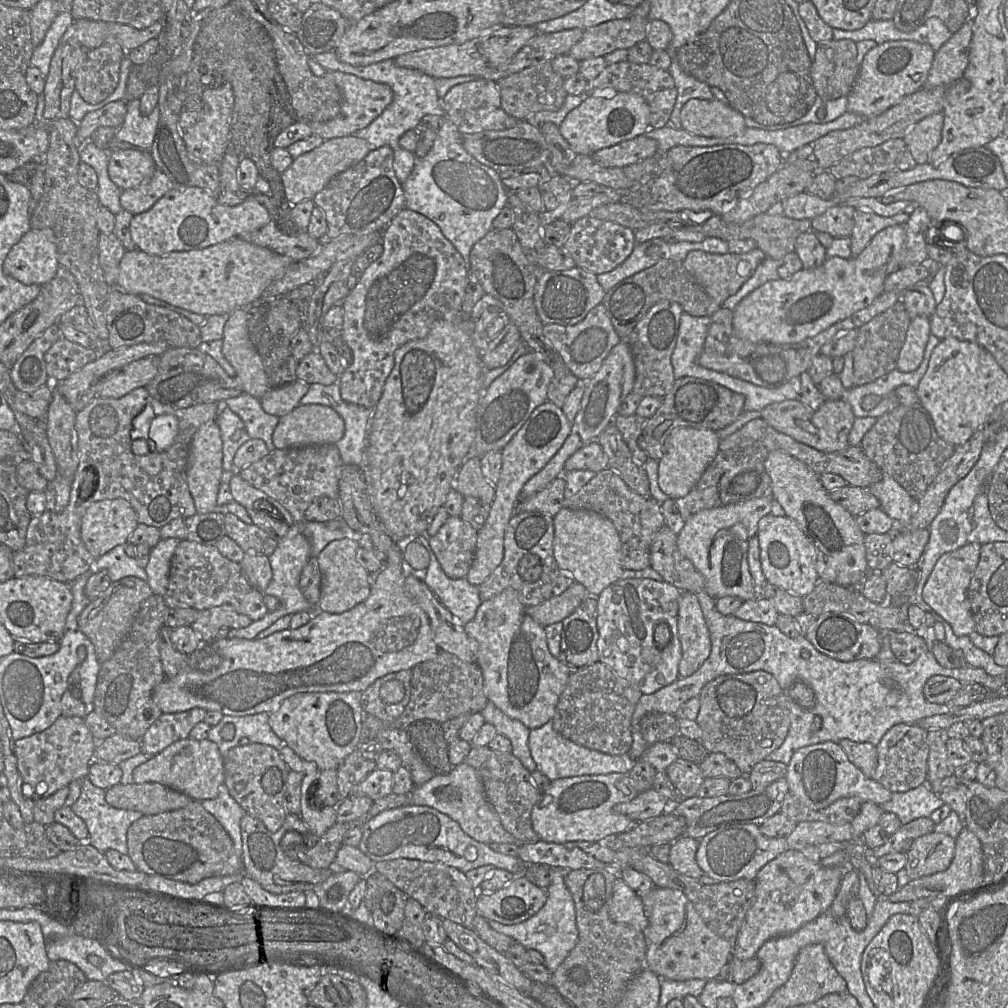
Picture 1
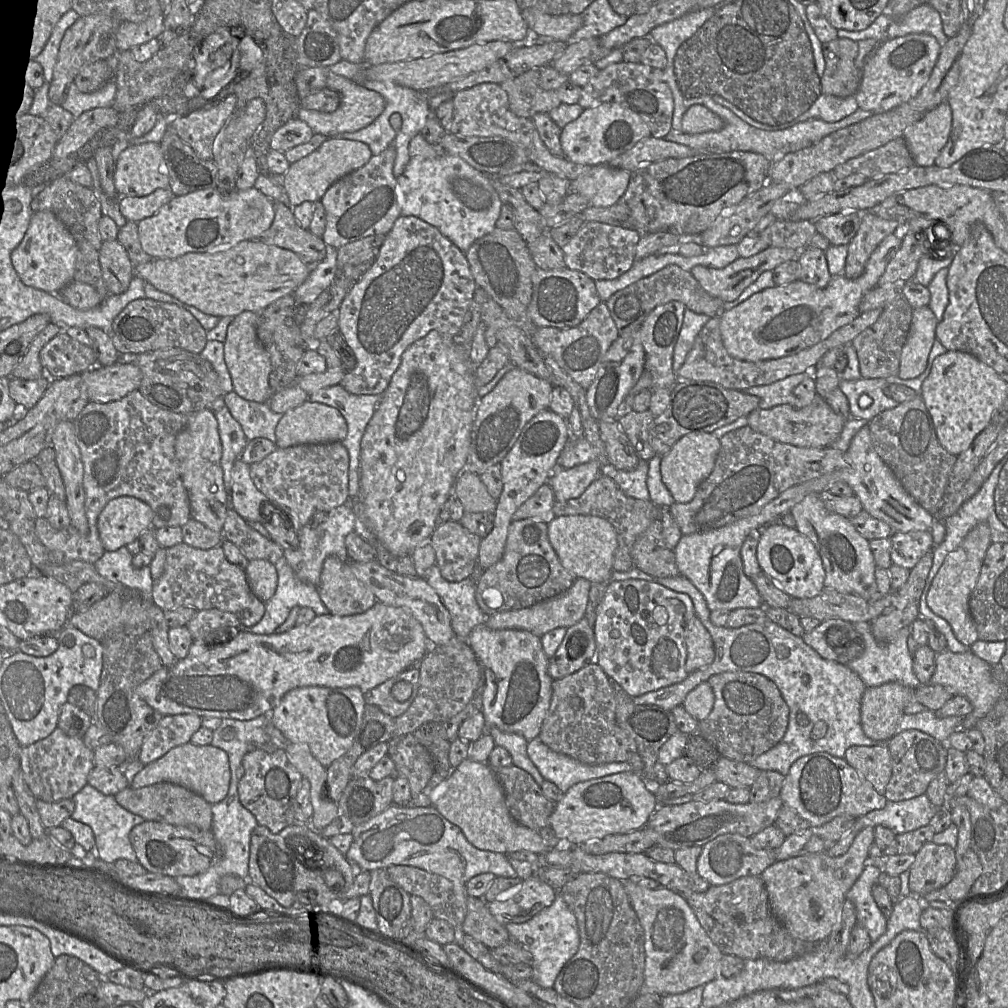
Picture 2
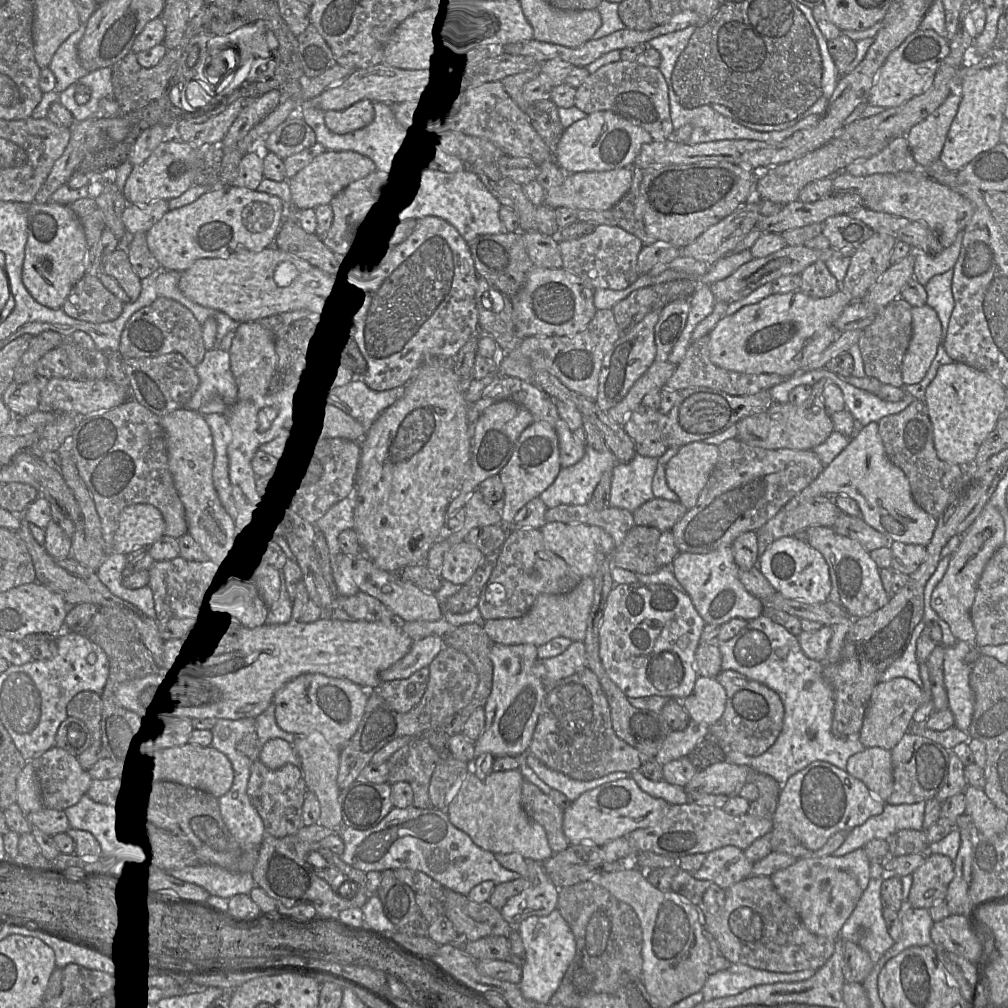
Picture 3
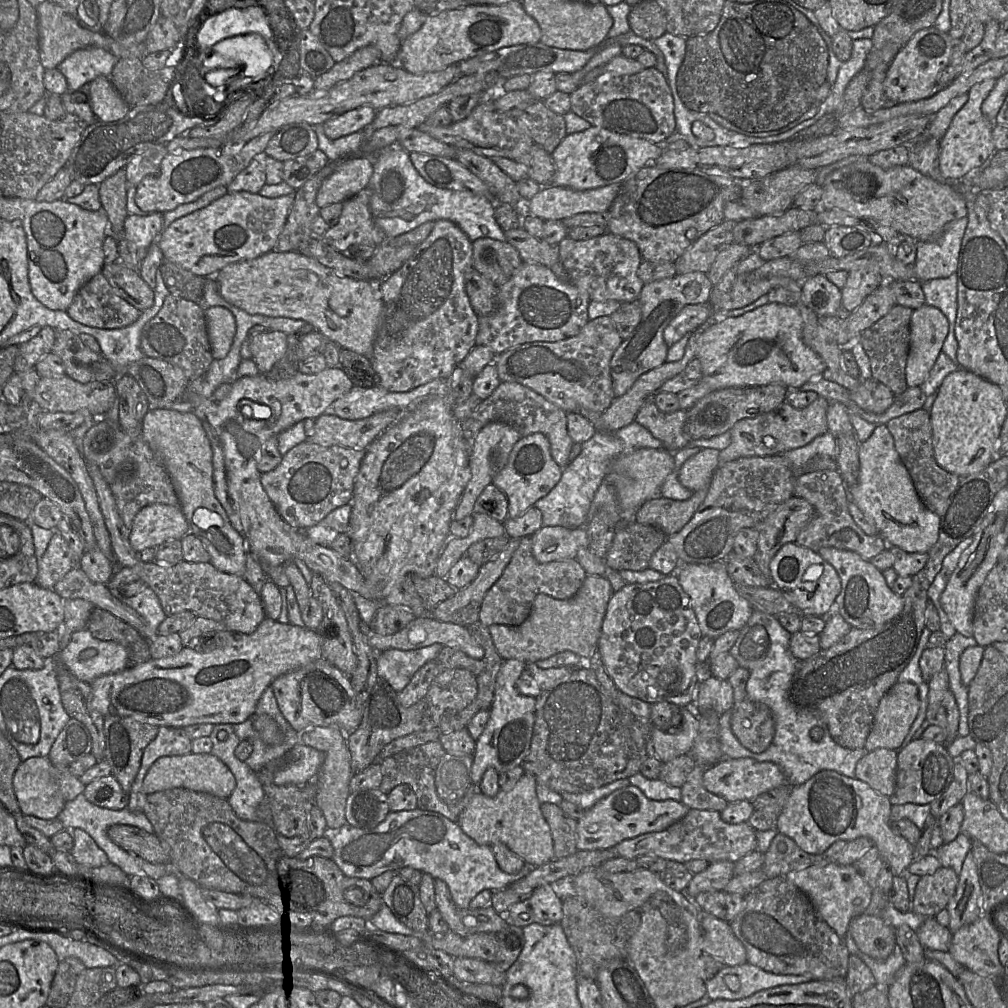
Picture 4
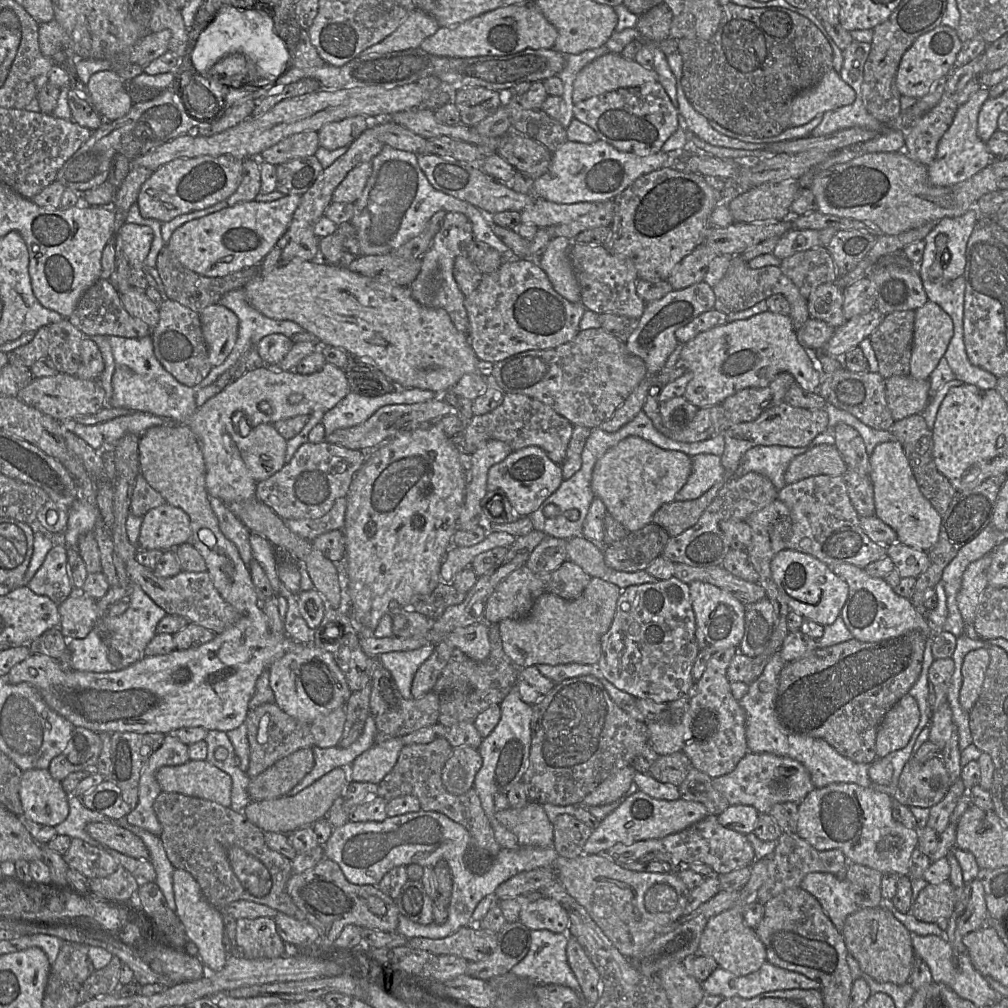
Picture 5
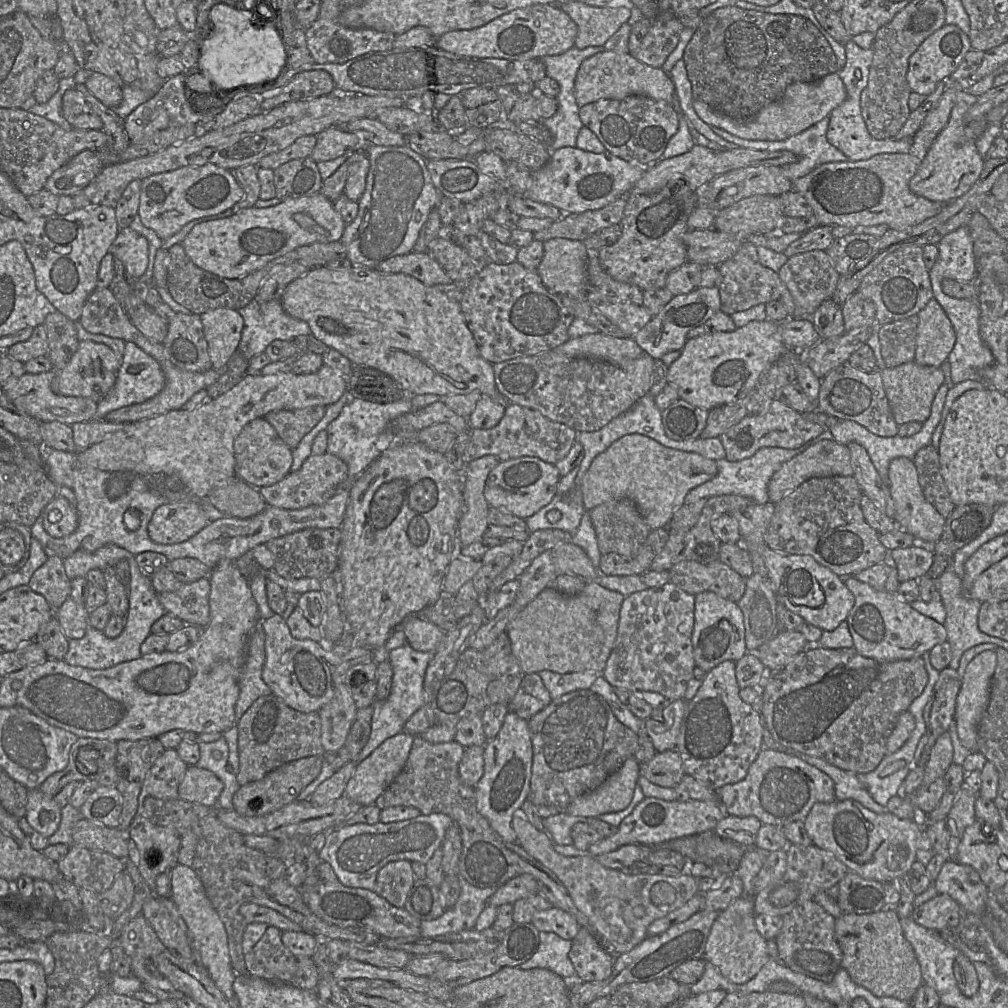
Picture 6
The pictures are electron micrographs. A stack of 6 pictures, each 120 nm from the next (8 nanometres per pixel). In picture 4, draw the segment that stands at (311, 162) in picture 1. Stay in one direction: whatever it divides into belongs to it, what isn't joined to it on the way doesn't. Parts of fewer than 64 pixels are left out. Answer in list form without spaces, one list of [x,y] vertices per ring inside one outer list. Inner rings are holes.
[[[366,155],[349,156],[327,177],[316,196],[319,208],[343,203],[365,189],[374,172],[374,160]]]

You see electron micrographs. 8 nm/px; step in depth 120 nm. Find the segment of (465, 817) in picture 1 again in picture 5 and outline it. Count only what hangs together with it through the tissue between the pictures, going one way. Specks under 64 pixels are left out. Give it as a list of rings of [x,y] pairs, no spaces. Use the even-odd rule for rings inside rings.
[[[530,801],[523,808],[507,808],[495,813],[496,819],[513,832],[519,846],[550,847],[553,845],[553,825],[539,803]]]

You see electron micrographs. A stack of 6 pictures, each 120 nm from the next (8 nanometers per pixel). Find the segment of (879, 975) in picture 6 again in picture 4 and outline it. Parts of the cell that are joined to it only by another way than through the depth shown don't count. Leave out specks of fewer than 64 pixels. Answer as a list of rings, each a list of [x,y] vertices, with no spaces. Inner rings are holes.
[[[862,914],[851,920],[848,932],[860,953],[885,960],[897,945],[895,929],[881,916]]]

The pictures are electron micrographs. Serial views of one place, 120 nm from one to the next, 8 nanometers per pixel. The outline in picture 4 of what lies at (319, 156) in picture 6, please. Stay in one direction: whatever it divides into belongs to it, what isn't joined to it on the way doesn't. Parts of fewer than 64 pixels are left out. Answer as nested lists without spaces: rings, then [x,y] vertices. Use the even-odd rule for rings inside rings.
[[[361,106],[334,116],[323,123],[324,133],[330,139],[338,139],[362,131],[373,122],[376,113],[371,106]]]

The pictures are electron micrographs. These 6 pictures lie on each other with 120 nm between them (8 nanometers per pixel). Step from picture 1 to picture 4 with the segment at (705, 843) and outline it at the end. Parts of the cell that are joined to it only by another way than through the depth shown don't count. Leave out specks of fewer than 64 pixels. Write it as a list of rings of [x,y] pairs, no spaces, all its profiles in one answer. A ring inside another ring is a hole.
[[[730,861],[710,863],[705,870],[693,875],[686,888],[686,895],[693,900],[702,892],[723,890],[734,876],[734,865]]]

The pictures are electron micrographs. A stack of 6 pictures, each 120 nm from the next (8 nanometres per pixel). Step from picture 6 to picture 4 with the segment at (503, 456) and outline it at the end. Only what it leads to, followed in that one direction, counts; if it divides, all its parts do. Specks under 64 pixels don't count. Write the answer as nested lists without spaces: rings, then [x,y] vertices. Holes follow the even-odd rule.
[[[501,382],[488,398],[481,401],[468,417],[460,421],[465,440],[472,442],[478,432],[490,422],[505,423],[517,430],[521,437],[533,433],[544,434],[550,443],[553,460],[562,468],[568,464],[573,441],[567,430],[566,412],[535,391],[516,382]]]

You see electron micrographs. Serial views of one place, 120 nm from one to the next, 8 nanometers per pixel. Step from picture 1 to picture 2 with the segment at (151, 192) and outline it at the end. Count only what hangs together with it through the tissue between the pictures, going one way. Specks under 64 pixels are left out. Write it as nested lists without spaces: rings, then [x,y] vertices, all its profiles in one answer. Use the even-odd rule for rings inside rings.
[[[168,187],[158,188],[146,196],[120,197],[120,212],[128,221],[134,221],[137,223],[144,218],[154,215],[164,204],[169,202],[174,196],[175,195]]]

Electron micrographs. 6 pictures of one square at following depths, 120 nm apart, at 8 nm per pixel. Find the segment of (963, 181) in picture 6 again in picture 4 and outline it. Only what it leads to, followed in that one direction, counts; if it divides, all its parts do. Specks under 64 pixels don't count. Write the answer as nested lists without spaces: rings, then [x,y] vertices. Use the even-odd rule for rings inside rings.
[[[985,79],[973,85],[967,92],[968,100],[953,117],[945,135],[940,140],[939,164],[945,181],[962,181],[981,169],[996,152],[992,138],[994,124],[982,113],[981,107],[996,84],[997,79]]]

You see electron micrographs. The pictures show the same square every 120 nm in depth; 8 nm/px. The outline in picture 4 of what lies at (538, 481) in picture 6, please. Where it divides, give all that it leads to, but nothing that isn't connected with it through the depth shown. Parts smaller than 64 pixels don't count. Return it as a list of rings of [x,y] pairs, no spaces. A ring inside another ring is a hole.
[[[533,433],[521,437],[513,446],[507,464],[492,480],[508,499],[508,518],[520,516],[537,500],[546,496],[559,482],[562,469],[553,460],[550,443],[544,434]]]

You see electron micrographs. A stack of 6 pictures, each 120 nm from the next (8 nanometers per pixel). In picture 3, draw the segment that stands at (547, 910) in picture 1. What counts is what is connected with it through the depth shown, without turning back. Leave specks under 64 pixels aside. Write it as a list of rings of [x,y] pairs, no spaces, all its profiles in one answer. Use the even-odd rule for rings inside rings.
[[[558,909],[547,916],[528,917],[513,928],[519,932],[526,951],[526,961],[521,967],[522,977],[518,987],[525,998],[548,1004],[575,957],[574,935]]]

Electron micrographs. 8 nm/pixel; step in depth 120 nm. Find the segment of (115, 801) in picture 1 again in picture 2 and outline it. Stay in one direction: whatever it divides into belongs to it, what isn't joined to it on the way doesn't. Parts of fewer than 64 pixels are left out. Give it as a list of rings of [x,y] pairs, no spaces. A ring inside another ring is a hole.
[[[159,782],[133,789],[131,786],[114,795],[116,802],[127,811],[141,816],[145,821],[157,821],[200,830],[212,829],[212,804],[191,790],[170,782]]]

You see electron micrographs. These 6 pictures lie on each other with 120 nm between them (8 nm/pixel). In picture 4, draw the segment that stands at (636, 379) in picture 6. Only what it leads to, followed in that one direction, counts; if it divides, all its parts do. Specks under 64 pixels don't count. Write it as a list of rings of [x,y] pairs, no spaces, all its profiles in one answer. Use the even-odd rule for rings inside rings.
[[[601,316],[567,339],[525,343],[496,354],[494,364],[501,382],[519,383],[566,413],[580,409],[603,413],[615,399],[610,361],[622,340],[610,316]]]

